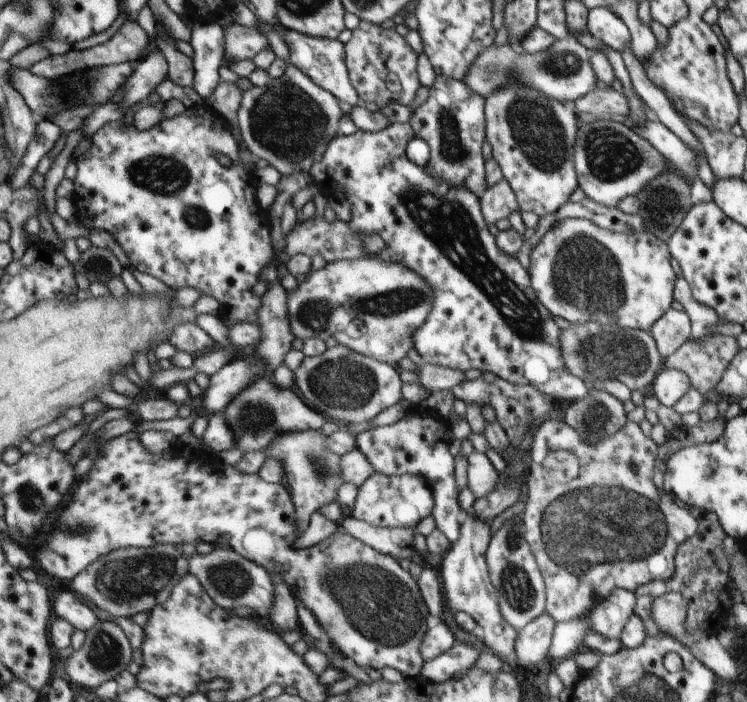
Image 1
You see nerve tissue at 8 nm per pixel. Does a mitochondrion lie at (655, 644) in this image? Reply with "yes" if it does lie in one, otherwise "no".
no

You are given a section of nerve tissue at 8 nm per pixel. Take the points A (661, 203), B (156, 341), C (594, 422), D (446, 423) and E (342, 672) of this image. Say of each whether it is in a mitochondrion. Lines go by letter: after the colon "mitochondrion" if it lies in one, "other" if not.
A: mitochondrion
B: other
C: mitochondrion
D: other
E: other

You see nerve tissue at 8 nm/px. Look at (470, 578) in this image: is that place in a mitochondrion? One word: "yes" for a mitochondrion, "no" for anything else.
no

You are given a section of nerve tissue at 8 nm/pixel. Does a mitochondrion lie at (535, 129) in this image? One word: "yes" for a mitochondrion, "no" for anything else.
yes

